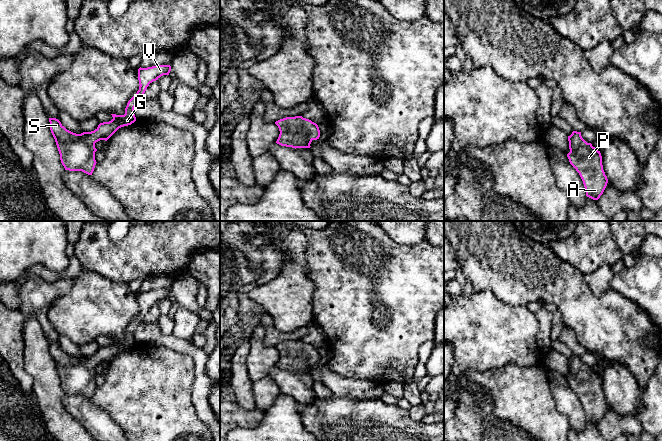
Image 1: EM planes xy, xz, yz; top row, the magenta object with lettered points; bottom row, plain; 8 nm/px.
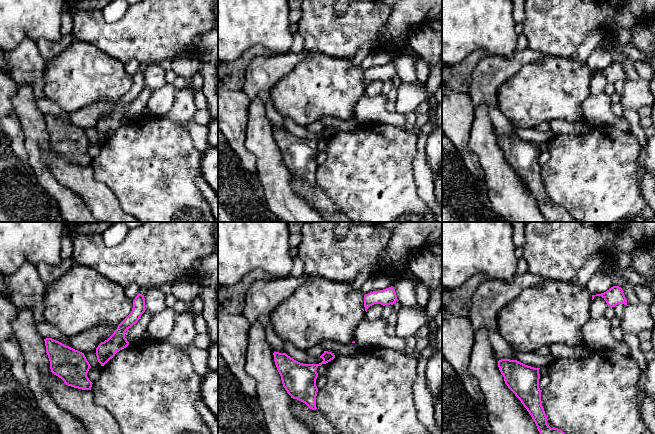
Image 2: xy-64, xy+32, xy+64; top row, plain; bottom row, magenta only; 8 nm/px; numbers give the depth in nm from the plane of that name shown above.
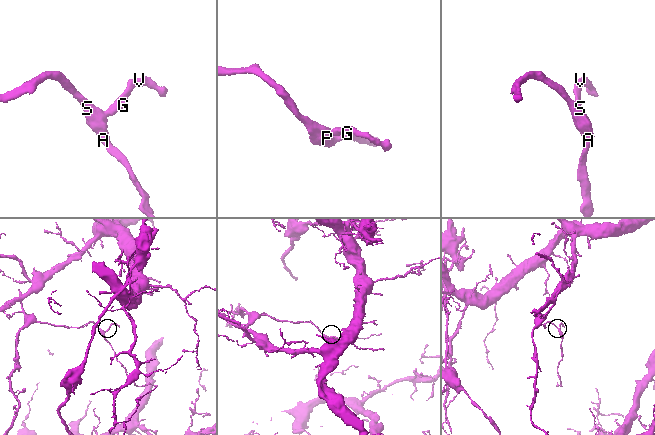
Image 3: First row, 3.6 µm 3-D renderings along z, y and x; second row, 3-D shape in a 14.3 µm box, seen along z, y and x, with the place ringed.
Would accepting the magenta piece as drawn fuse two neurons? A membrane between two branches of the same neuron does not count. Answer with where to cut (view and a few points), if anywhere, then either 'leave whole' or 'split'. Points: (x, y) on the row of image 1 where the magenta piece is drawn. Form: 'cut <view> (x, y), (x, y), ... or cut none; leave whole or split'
cut none; leave whole

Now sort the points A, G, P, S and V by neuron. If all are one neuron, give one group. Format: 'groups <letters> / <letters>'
groups A G P S V

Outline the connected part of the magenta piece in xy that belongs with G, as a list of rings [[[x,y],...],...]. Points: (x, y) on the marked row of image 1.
[[[158,65],[138,69],[139,90],[128,101],[124,115],[111,114],[113,119],[103,122],[91,132],[81,134],[67,130],[56,118],[49,118],[50,130],[55,139],[62,165],[65,170],[82,171],[92,175],[96,160],[95,143],[100,140],[107,141],[119,128],[131,125],[136,121],[134,108],[138,100],[153,81],[158,80],[163,75],[169,75],[170,65]]]

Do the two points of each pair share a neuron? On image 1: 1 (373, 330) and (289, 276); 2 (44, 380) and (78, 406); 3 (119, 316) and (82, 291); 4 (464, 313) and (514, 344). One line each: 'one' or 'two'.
1: two
2: two
3: one
4: one

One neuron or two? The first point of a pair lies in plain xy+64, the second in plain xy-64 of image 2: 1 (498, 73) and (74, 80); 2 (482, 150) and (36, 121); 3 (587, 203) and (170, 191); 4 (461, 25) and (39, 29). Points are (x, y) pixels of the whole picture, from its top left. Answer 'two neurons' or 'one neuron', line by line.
1: two neurons
2: one neuron
3: one neuron
4: one neuron

